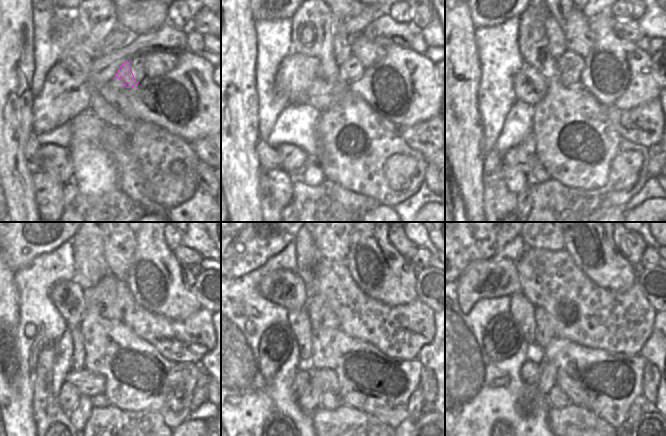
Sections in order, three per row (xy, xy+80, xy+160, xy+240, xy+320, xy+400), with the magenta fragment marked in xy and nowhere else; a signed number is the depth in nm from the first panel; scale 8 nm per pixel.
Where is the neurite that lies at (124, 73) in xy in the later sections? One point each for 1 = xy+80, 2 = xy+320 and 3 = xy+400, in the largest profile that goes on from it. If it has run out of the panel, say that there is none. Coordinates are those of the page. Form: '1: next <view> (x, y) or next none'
1: next xy+80 (342, 41)
2: next none
3: next none

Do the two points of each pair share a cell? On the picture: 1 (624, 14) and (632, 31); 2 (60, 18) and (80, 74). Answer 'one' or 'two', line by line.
1: two
2: two

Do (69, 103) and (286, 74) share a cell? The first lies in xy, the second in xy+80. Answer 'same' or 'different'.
same

